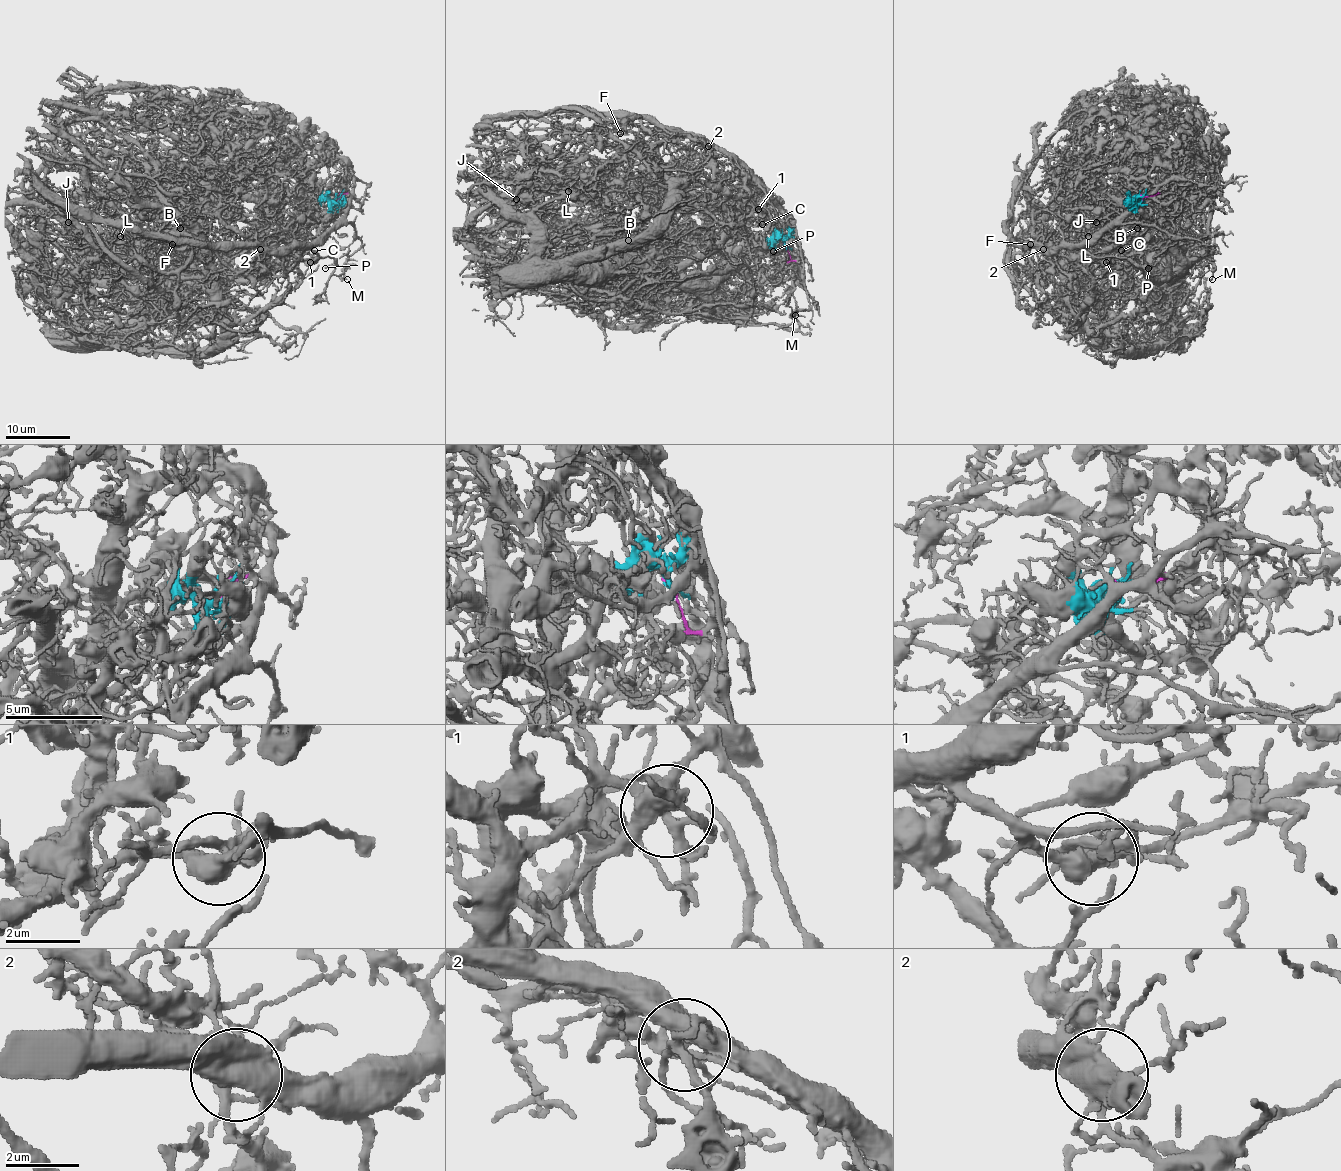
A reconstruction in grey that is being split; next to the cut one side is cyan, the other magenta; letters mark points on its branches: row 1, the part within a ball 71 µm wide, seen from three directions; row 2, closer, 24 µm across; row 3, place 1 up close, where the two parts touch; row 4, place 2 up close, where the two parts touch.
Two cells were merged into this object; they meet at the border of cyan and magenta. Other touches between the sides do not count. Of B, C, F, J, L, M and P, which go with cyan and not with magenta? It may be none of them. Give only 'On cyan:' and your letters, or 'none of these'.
On cyan: B, J, L

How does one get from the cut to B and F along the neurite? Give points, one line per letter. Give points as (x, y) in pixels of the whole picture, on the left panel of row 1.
B: (337, 196), (326, 199), (315, 217), (255, 276), (192, 279), (192, 229), (189, 226), (179, 228)
F: (337, 196), (350, 194), (350, 204), (308, 244), (276, 249), (173, 244)

